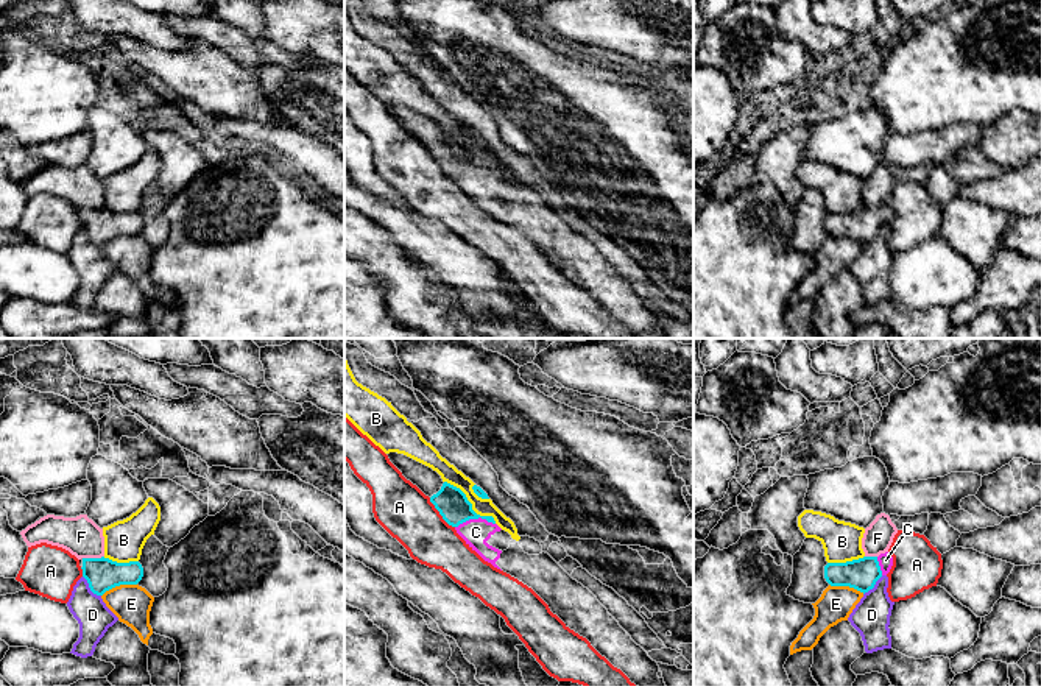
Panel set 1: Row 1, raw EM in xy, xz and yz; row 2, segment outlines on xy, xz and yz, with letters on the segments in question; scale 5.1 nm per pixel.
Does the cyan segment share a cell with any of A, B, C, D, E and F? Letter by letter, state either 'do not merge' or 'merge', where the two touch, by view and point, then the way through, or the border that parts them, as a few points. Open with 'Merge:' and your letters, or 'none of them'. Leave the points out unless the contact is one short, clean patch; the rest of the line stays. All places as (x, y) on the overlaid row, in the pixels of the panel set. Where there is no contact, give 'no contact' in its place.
Merge: C
A: do not merge; meets cyan in xz at (440, 513); border along xz (429, 498), (438, 513), (454, 527)
B: do not merge; meets cyan in xz at (471, 504)
C: merge; meets cyan in xz at (474, 518); runs through xz (452, 504), (466, 518), (474, 518), (476, 532)
D: do not merge; meets cyan in xy at (89, 586)
E: do not merge; meets cyan in xy at (119, 585)
F: do not merge; meets cyan in xy at (92, 558); border along xy (103, 555), (83, 558)

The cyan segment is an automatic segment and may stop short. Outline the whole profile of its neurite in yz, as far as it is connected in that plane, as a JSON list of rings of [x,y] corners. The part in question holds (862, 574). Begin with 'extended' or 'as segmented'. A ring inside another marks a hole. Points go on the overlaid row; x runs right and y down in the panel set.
extended; [[[885,552],[879,557],[863,557],[846,563],[828,563],[824,578],[831,586],[849,586],[865,594],[890,572],[891,566],[893,557]]]

